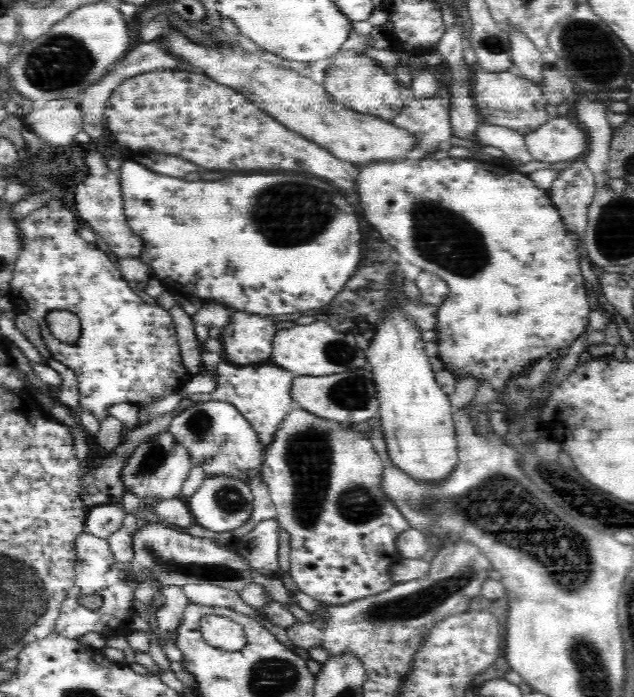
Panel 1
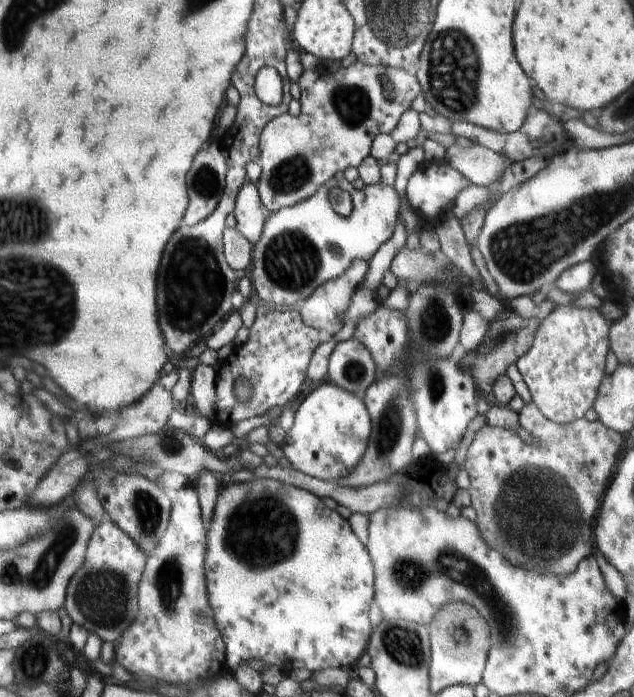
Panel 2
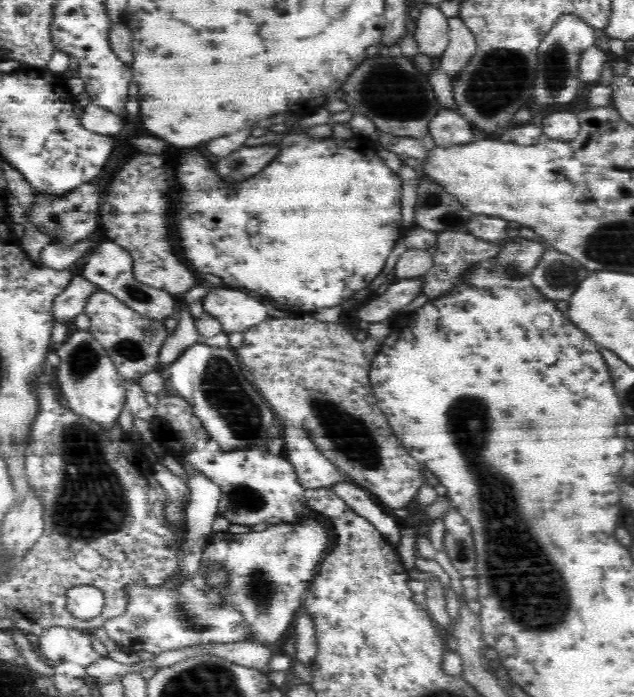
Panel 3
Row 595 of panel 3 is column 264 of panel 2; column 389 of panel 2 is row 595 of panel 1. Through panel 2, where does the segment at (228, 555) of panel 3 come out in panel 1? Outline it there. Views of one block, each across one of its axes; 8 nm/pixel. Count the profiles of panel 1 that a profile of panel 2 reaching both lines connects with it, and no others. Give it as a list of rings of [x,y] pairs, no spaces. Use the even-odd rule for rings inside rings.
[[[204,582],[183,586],[183,591],[189,602],[196,605],[225,606],[225,608],[250,618],[261,614],[259,609],[248,605],[248,602],[240,597],[240,590],[226,589],[215,583]]]

